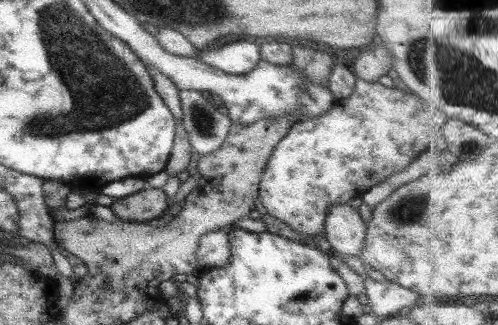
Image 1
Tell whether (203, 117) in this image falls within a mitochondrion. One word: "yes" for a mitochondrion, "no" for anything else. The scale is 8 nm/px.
yes

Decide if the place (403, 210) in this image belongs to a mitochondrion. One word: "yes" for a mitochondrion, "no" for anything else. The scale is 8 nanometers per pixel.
yes

